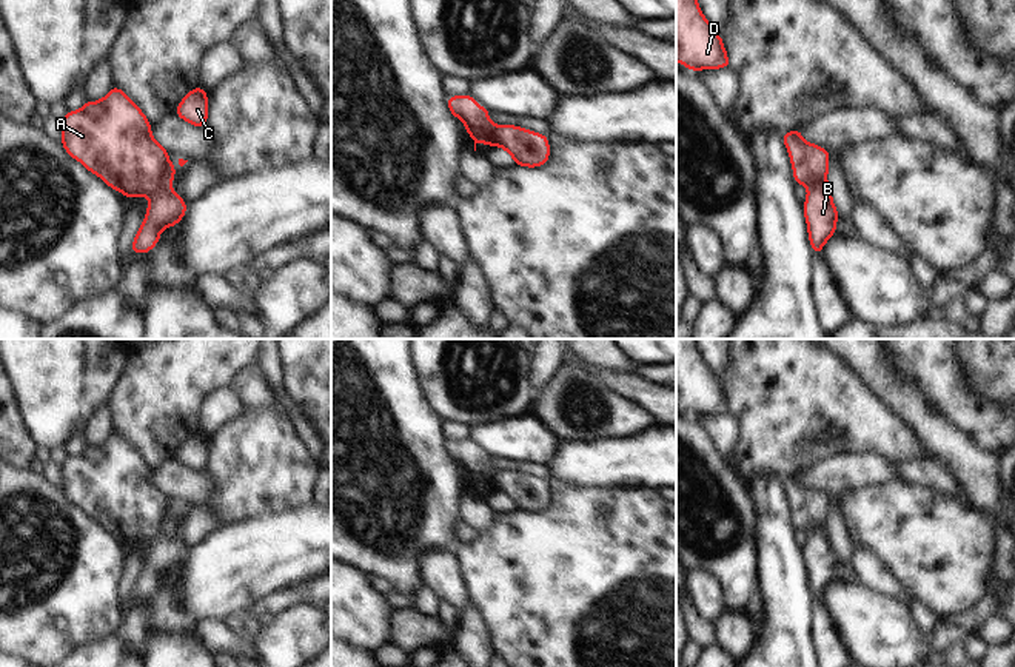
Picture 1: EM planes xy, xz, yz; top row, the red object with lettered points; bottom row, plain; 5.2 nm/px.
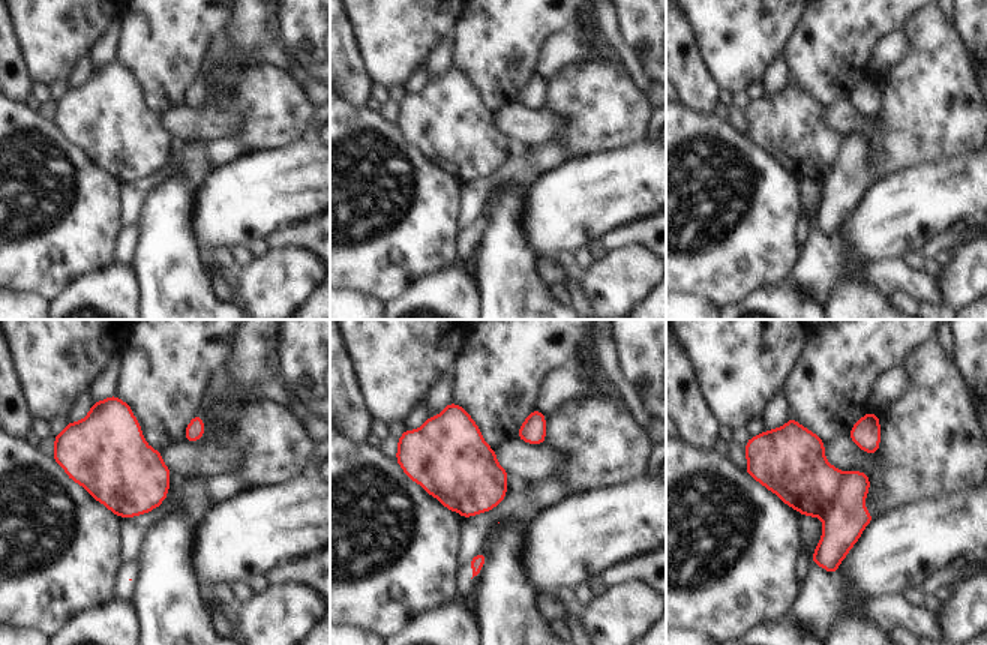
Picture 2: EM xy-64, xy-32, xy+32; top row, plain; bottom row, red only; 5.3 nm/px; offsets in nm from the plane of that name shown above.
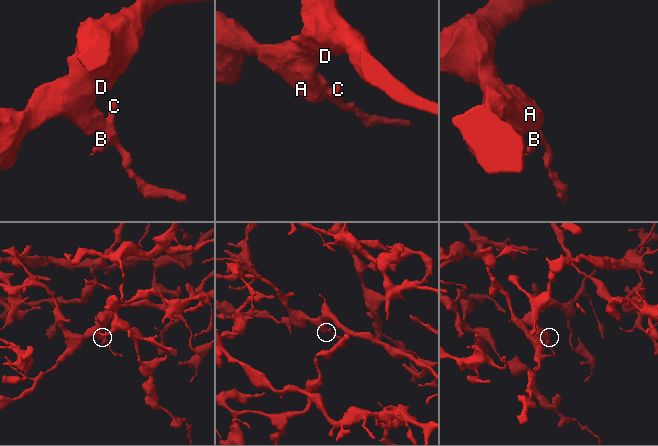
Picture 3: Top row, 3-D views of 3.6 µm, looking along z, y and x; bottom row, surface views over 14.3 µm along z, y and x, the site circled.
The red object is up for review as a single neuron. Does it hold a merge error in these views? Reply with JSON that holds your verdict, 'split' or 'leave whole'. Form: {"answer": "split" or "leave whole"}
{"answer": "split"}

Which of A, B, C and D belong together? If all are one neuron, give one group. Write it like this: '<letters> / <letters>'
A D / B C

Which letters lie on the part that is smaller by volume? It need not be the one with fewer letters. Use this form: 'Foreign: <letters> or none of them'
Foreign: B, C

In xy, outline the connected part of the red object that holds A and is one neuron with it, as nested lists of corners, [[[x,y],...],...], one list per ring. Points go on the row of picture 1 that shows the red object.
[[[120,88],[97,102],[85,102],[77,111],[68,111],[60,120],[65,151],[88,171],[100,177],[111,189],[125,197],[152,196],[162,185],[169,163],[168,151],[156,142],[151,123],[142,109]]]

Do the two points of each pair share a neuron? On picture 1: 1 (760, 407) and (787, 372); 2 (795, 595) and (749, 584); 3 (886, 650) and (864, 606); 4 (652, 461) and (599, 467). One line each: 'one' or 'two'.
1: one
2: two
3: one
4: one

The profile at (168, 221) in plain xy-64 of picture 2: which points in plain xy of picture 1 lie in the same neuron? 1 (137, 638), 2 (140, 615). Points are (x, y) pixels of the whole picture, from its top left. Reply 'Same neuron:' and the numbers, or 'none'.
Same neuron: none

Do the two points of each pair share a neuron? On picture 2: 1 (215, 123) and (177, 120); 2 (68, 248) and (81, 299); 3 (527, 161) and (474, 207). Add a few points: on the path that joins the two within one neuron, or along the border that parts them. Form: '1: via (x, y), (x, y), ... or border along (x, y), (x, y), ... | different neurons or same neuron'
1: via (206, 123), (186, 122) | same neuron
2: border along (108, 264), (74, 279) | different neurons
3: via (512, 171), (492, 180), (480, 192) | same neuron

